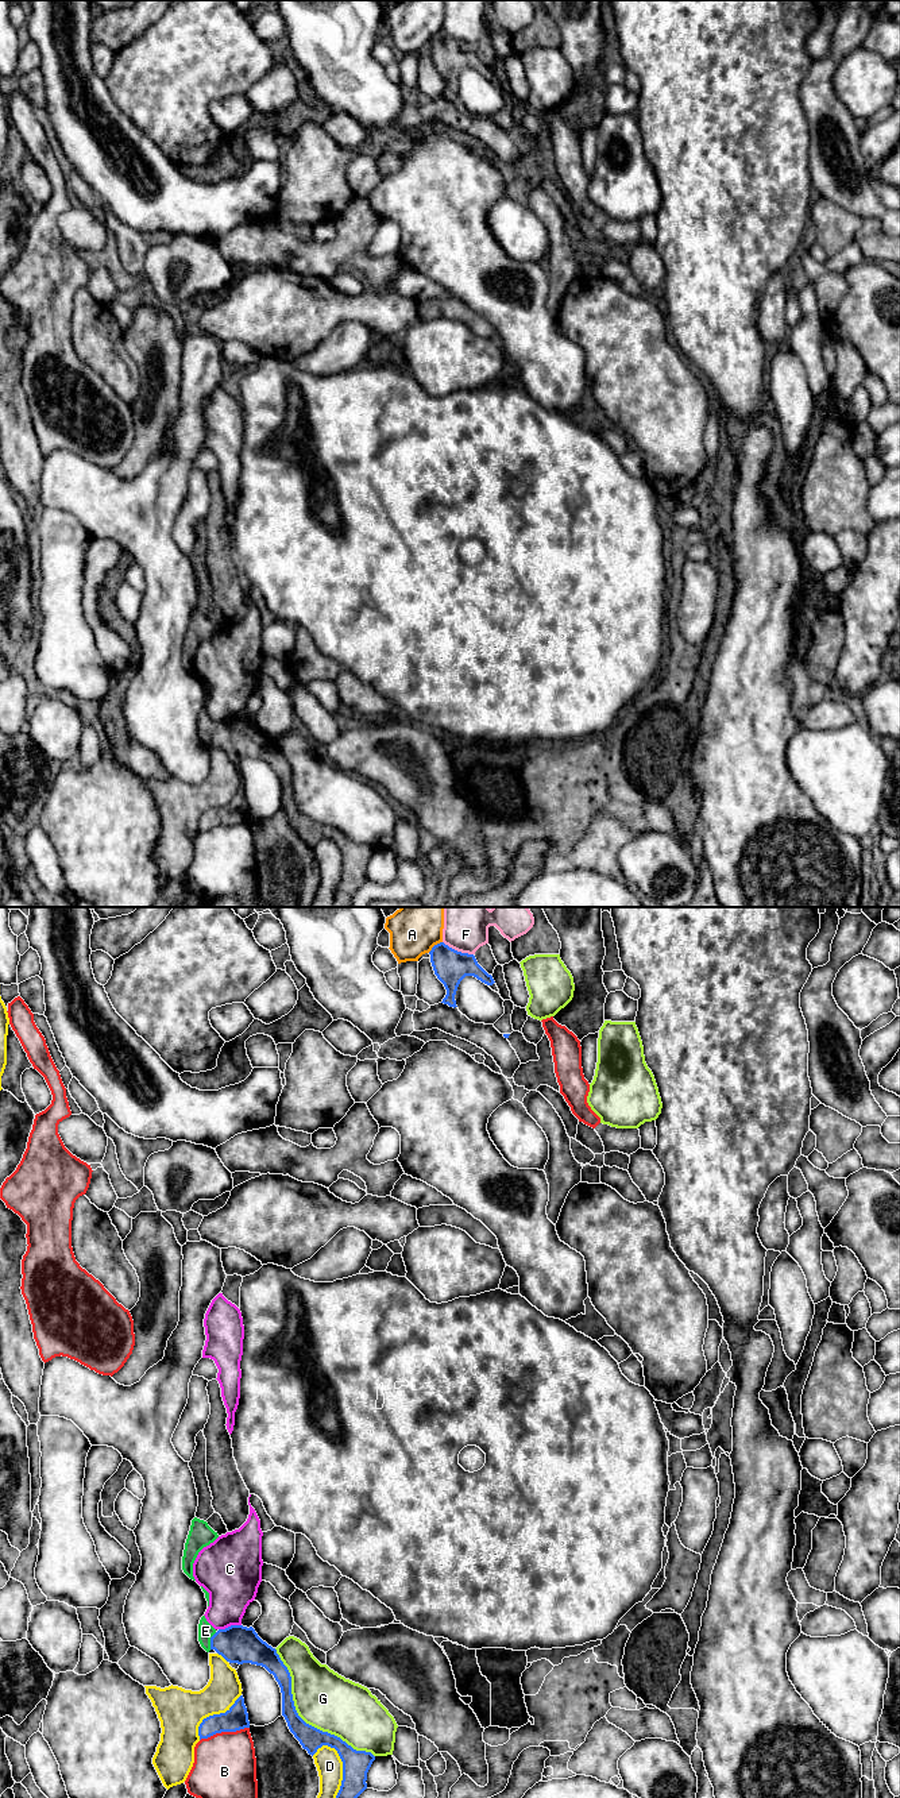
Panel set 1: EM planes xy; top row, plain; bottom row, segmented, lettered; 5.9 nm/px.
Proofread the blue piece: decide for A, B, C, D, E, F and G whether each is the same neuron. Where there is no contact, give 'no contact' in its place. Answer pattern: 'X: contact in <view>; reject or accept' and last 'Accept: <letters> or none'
A: contact in xy; reject
B: contact in xy; reject
C: contact in xy; reject
D: contact in xy; reject
E: contact in xy; accept
F: contact in xy; reject
G: contact in xy; reject
Accept: E

